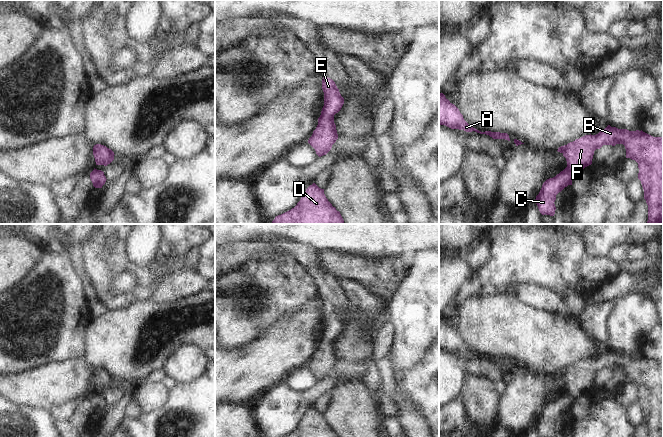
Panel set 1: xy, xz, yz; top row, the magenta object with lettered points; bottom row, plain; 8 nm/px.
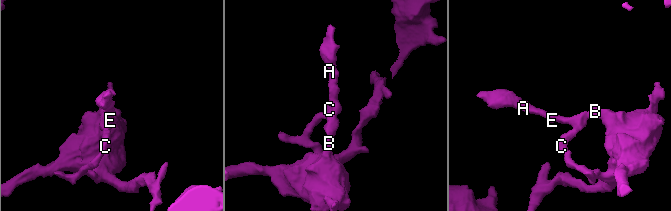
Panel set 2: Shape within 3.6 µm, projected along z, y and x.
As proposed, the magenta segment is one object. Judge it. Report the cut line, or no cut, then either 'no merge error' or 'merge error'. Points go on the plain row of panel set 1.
no cut | no merge error

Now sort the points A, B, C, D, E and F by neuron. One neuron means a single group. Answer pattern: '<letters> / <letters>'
A B C D E F

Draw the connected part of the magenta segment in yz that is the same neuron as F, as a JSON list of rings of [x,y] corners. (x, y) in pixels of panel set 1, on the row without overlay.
[[[608,349],[596,359],[585,359],[567,369],[558,372],[566,382],[567,391],[553,402],[547,403],[536,420],[536,428],[540,437],[555,437],[556,419],[568,409],[572,409],[573,402],[585,391],[592,388],[594,375],[603,369],[623,368],[626,373],[626,382],[638,387],[638,403],[644,414],[644,423],[648,429],[648,437],[663,437],[663,361],[653,361],[642,354],[629,355]]]

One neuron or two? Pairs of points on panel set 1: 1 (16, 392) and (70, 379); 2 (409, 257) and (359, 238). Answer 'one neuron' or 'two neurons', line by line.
1: one neuron
2: one neuron

